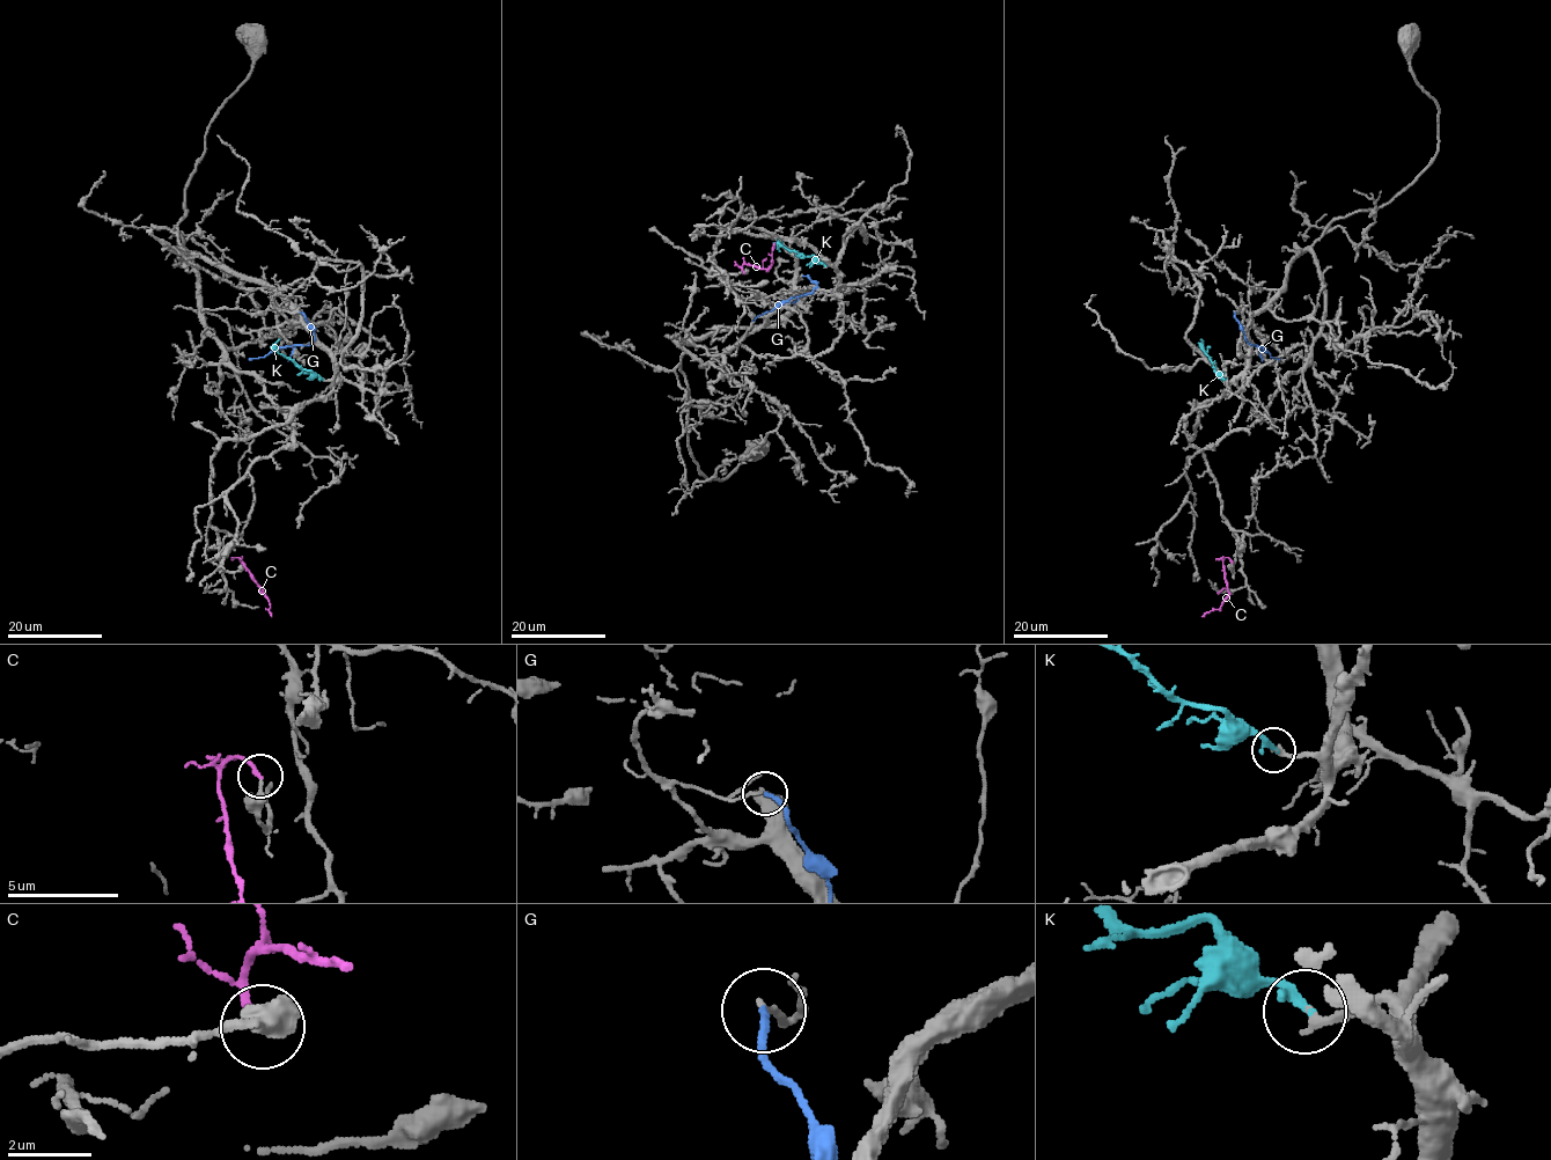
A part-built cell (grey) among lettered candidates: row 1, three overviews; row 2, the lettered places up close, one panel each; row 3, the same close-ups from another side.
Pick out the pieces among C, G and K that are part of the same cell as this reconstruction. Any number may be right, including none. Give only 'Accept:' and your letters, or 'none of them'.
Accept: C, K

